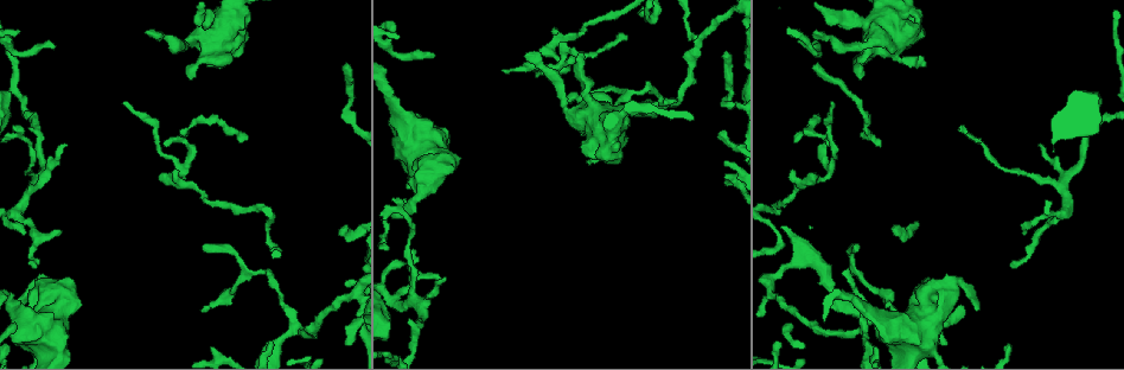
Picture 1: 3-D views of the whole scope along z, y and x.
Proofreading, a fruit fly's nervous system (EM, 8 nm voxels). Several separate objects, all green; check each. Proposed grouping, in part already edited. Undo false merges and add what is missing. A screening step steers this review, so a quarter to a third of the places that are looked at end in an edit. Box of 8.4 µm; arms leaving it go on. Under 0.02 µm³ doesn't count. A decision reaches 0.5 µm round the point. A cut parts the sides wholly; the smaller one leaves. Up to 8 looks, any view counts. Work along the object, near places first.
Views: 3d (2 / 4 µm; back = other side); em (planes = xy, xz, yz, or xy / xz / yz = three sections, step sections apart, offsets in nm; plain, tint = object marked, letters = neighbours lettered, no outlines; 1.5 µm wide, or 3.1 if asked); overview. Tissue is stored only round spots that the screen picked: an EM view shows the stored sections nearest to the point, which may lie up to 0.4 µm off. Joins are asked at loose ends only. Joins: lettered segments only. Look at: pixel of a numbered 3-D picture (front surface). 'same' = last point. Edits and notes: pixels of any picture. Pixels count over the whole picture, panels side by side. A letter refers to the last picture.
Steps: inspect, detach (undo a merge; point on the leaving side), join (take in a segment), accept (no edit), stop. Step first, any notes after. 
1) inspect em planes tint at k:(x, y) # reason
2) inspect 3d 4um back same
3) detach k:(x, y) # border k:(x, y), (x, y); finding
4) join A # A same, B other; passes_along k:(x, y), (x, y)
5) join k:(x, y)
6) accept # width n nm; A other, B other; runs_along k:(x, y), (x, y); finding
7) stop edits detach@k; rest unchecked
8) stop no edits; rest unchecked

inspect 3d 2um back at 1:(183, 171) # arms part here

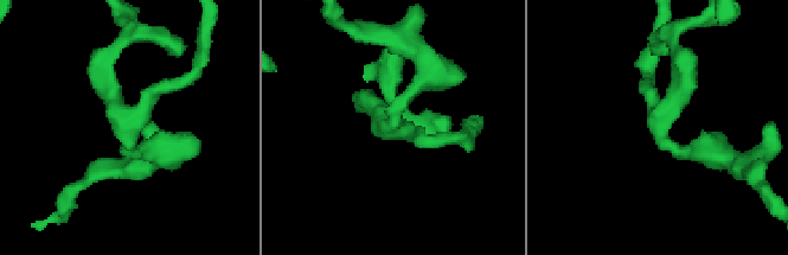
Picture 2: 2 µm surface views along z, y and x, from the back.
inspect em yz step 8 tint at 2:(128, 127) # arms 3; need the tissue

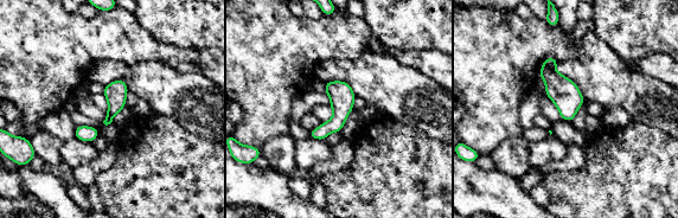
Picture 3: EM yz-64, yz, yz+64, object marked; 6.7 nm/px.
inspect em planes letters same

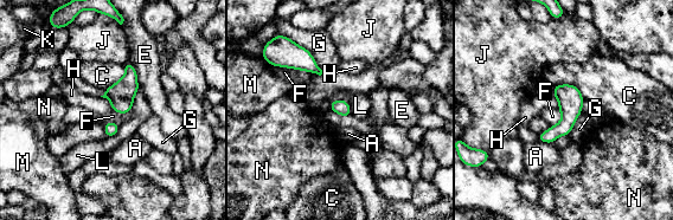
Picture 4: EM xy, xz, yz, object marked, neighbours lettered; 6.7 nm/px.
accept # longest_contact G 280 nm; A other, C other, E other, F other, G other, H other, J other, K other, L other, M other, N other; border 4:(100, 96), (110, 102), (111, 110); one neuron here

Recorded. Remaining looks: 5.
inspect 3d 2um at 1:(294, 330) # thick turns thin

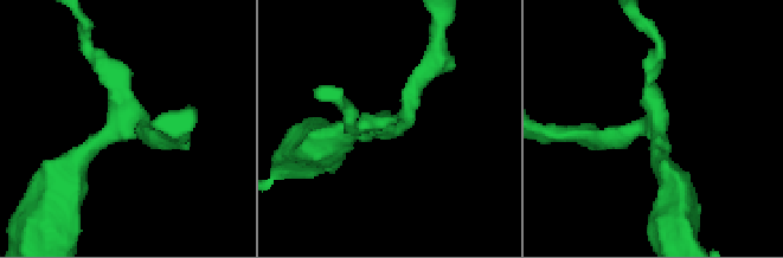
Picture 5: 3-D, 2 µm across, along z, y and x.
inspect em yz step 8 tint at 5:(118, 122) # arms 3; need the tissue

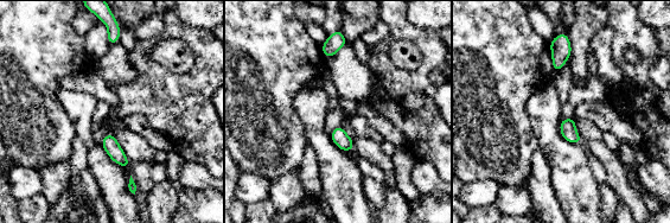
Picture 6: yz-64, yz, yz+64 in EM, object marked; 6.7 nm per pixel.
inspect em yz step 8 letters same

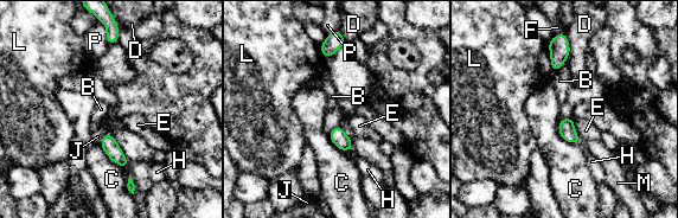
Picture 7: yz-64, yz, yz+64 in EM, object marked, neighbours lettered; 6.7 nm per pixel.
accept # B other, C other, D other, E other, F other, H other, J other, L other, M other, P other; one neuron here

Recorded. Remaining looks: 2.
inspect em yz step 4 letters at 1:(1040, 145) # thin end

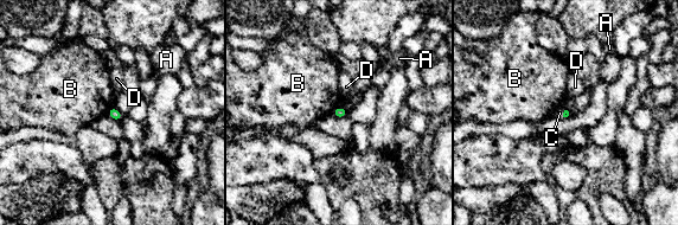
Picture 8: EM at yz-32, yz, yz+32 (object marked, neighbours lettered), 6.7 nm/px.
inspect em planes letters same

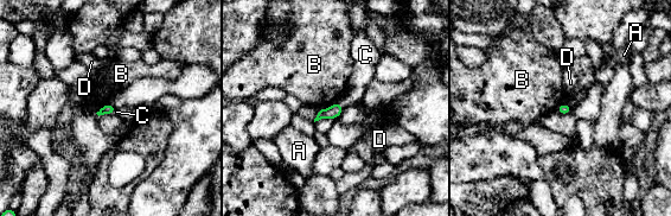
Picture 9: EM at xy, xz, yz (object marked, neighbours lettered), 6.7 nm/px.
join C # A other, B other, C same, D other; passes_along 9:(334, 110), (340, 105), (362, 76); it goes on there

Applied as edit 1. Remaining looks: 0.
stop edits join@9; rest unchecked

